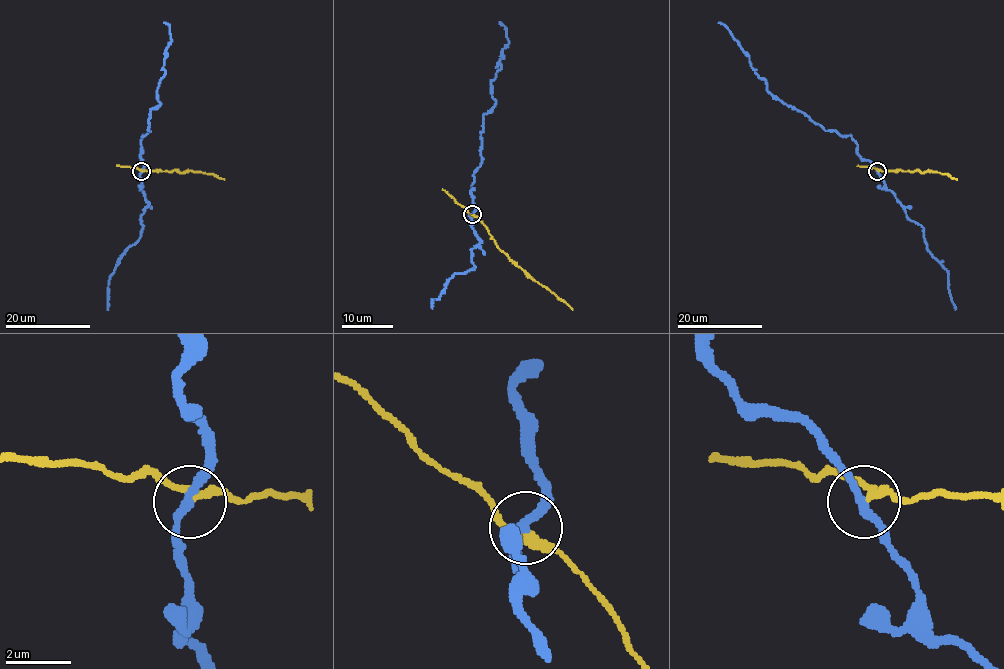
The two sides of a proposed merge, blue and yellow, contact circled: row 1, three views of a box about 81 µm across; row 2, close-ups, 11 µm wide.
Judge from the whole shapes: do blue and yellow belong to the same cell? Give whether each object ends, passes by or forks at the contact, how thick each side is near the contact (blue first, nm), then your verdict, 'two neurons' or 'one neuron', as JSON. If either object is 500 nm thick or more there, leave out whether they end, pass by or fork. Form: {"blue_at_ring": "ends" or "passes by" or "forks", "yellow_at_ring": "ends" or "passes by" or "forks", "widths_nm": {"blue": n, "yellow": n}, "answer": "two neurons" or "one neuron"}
{"blue_at_ring": "passes by", "yellow_at_ring": "passes by", "widths_nm": {"blue": 240, "yellow": 240}, "answer": "two neurons"}

